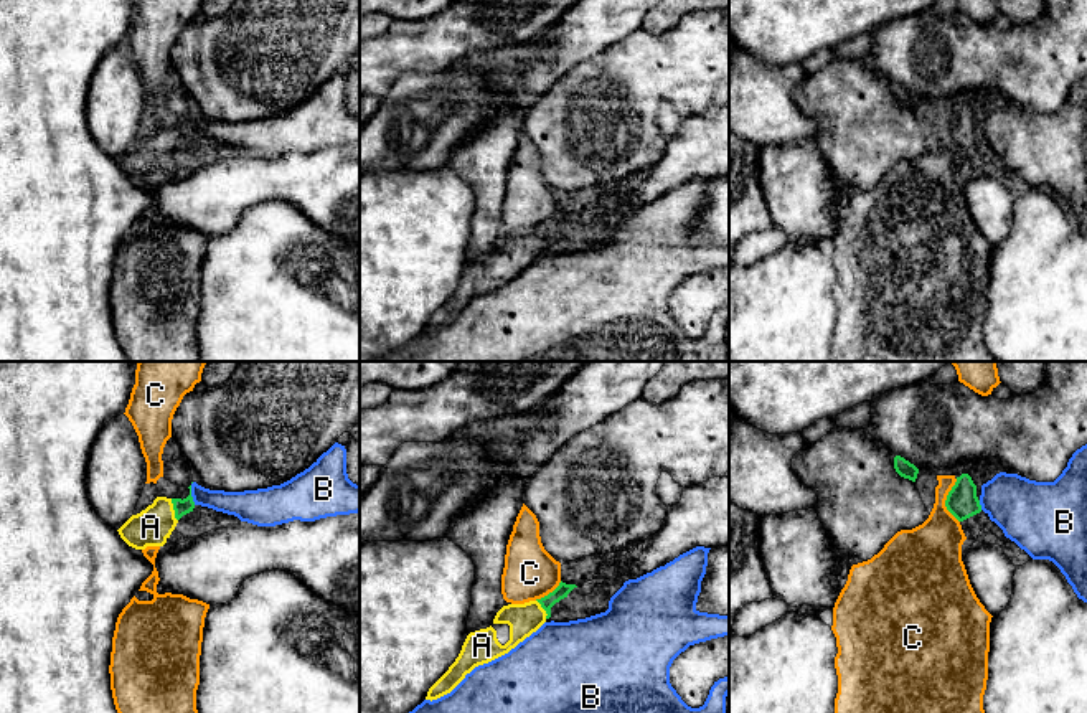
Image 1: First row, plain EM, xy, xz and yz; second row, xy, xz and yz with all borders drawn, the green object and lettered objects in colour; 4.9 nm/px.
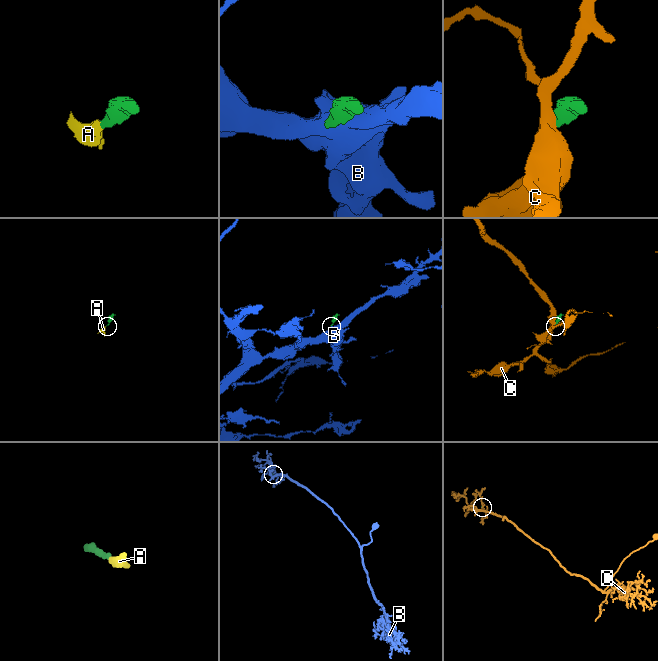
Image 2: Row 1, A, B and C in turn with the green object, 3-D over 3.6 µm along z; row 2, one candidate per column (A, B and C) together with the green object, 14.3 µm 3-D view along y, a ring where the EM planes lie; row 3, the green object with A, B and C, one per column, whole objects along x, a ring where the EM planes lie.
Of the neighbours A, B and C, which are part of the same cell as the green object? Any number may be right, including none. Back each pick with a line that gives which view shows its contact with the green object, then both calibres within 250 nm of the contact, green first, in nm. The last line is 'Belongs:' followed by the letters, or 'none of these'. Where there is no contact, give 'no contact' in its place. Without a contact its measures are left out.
A: contact in xy; calibres 80 and 180 nm
Belongs: A

